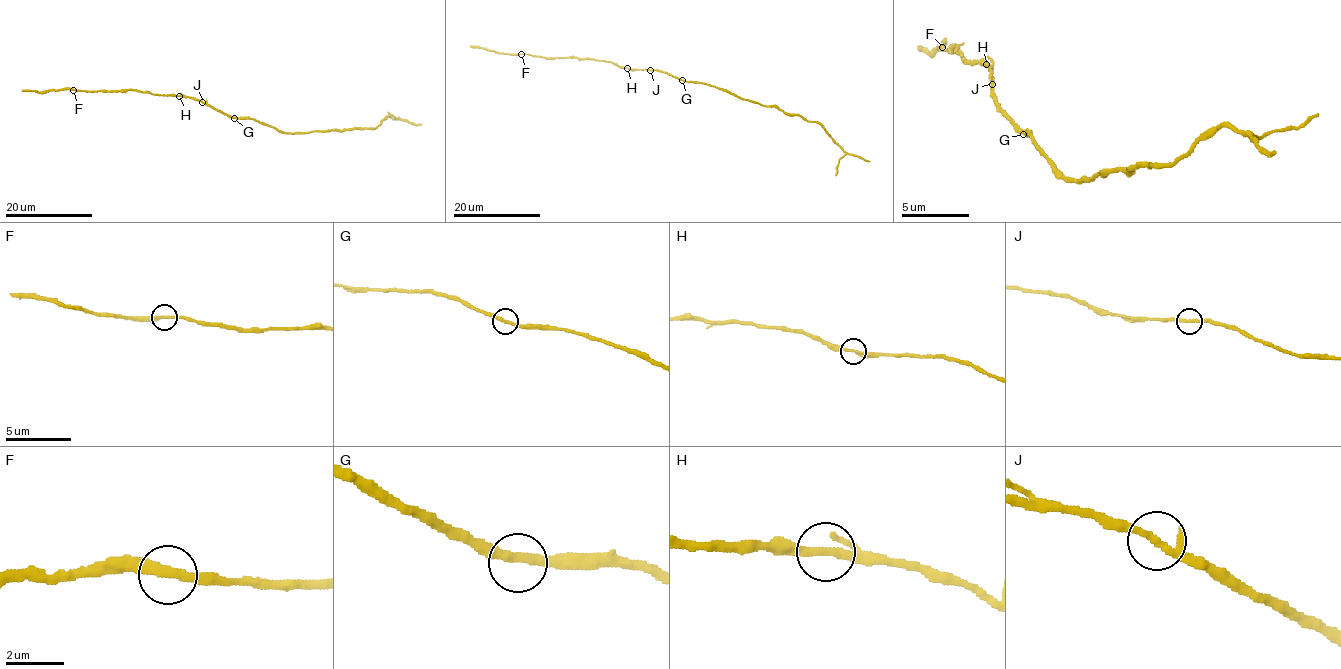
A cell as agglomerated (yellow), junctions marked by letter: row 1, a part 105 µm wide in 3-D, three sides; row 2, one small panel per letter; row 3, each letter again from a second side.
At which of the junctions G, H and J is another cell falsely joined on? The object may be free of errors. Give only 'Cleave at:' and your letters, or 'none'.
Cleave at: none

